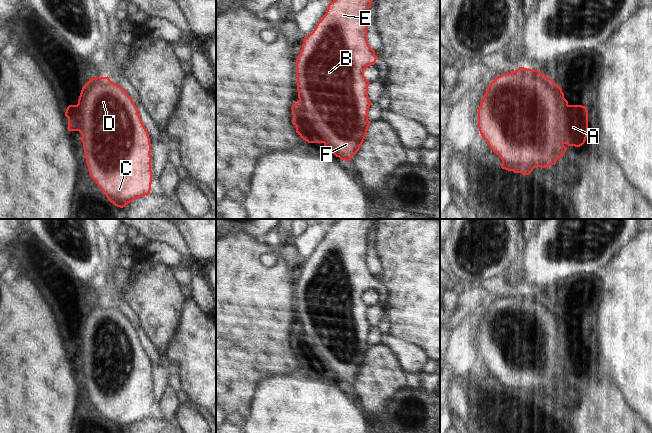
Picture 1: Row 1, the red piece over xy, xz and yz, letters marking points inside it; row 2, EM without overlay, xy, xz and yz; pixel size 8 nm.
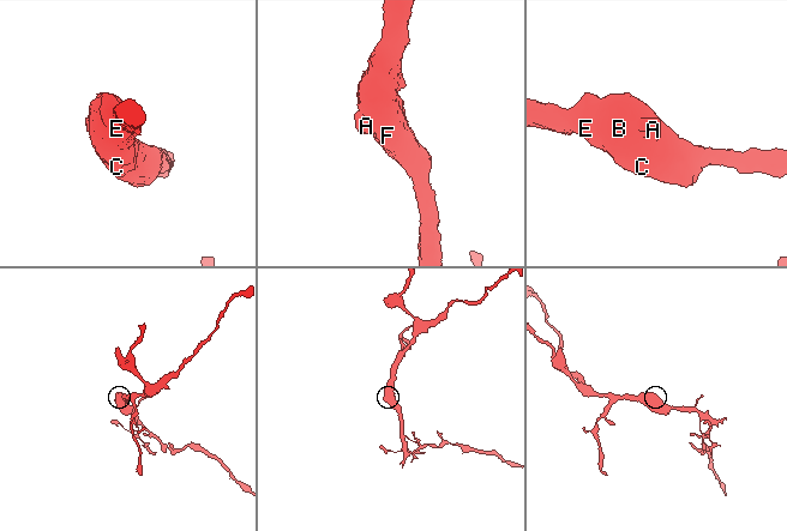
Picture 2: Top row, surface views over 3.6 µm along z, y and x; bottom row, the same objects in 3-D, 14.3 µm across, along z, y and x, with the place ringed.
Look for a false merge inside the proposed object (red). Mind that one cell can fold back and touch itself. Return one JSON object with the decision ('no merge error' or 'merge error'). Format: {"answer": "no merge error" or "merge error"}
{"answer": "no merge error"}

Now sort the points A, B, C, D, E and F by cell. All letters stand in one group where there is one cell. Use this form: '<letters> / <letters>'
A B C D E F

